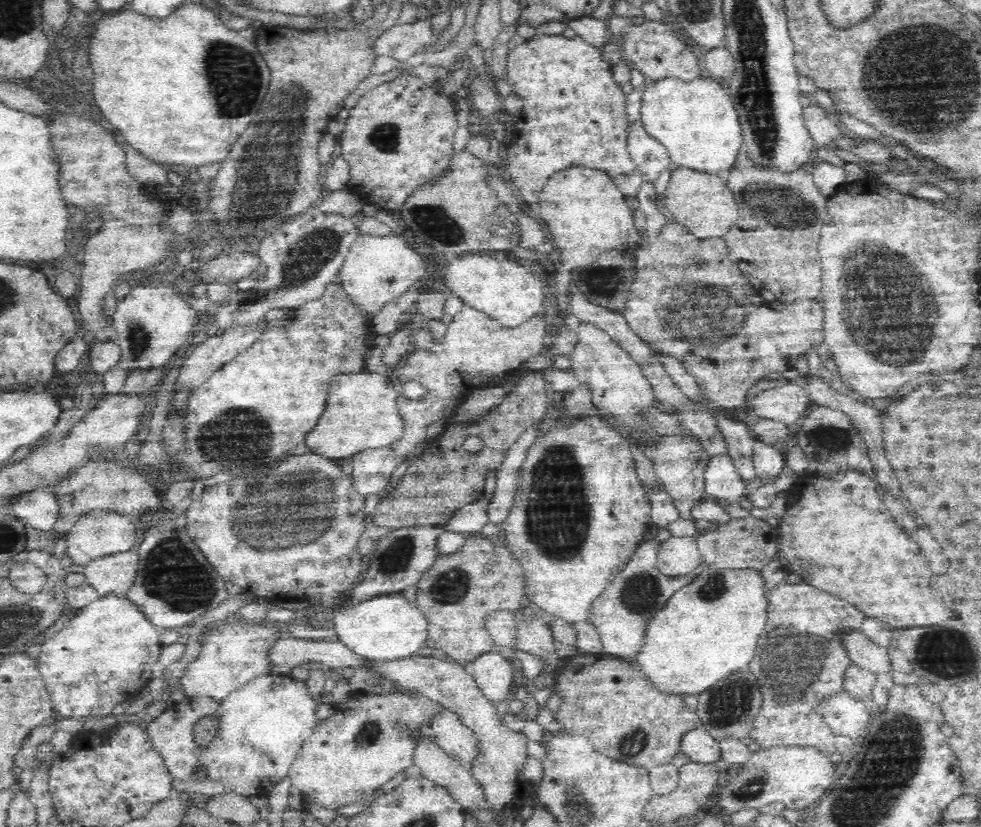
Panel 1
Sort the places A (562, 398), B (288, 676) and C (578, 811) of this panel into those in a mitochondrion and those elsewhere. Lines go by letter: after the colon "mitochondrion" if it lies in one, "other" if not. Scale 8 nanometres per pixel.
A: other
B: other
C: mitochondrion

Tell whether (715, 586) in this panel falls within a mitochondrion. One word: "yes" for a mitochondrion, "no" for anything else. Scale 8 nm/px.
yes

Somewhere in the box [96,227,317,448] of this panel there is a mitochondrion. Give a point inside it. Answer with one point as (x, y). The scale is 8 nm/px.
(138, 336)

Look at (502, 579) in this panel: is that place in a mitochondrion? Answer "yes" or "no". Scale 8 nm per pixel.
no

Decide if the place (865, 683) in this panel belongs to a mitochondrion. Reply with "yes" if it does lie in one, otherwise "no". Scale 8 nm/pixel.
no

